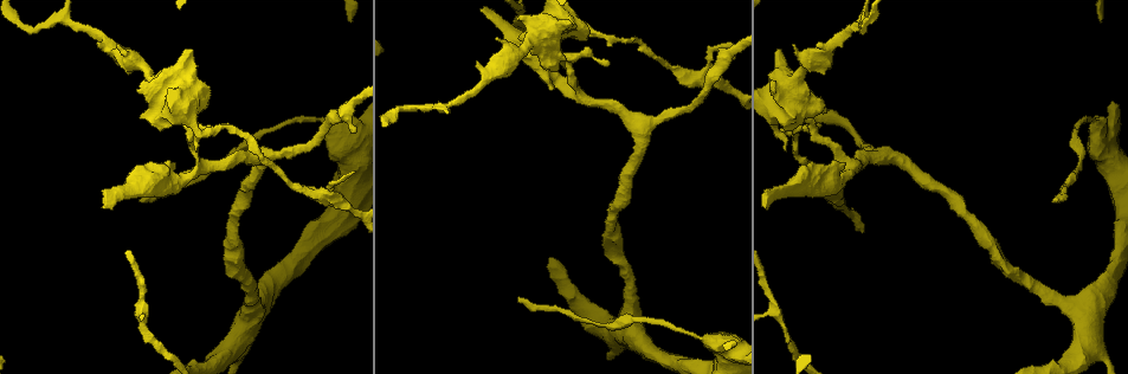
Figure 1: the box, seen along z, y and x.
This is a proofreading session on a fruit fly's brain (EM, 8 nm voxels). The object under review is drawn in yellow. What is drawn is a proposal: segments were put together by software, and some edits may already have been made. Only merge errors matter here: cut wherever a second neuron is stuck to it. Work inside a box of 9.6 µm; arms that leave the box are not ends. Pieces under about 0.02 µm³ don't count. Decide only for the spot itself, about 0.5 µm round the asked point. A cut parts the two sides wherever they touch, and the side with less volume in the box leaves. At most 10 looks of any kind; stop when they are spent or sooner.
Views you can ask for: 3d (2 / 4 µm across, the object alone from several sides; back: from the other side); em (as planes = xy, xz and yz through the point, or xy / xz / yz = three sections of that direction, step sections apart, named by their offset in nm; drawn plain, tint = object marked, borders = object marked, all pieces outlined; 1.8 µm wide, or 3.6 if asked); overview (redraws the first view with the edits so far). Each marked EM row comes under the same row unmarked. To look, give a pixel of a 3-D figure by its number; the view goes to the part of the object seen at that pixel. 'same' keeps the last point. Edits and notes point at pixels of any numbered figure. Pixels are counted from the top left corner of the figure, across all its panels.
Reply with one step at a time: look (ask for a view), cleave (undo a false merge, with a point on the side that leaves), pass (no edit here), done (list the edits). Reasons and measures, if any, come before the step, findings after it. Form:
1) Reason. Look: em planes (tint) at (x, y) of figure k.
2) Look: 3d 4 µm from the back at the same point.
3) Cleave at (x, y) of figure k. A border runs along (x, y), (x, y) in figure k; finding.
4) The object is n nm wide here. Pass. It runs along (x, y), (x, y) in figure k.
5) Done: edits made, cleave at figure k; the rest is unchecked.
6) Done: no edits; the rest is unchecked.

Look: em planes (tint) at (64, 21) of figure 1.

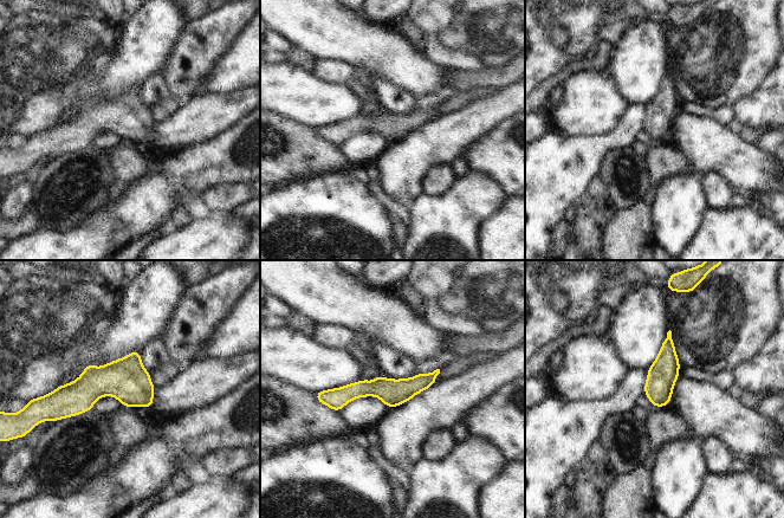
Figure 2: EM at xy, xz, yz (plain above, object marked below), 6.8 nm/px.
Pass. It runs along (432, 376), (322, 399) in figure 2; continuous, no second neuron.

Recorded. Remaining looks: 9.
Thick turns thin. Look: em planes (tint) at (192, 153) of figure 1.

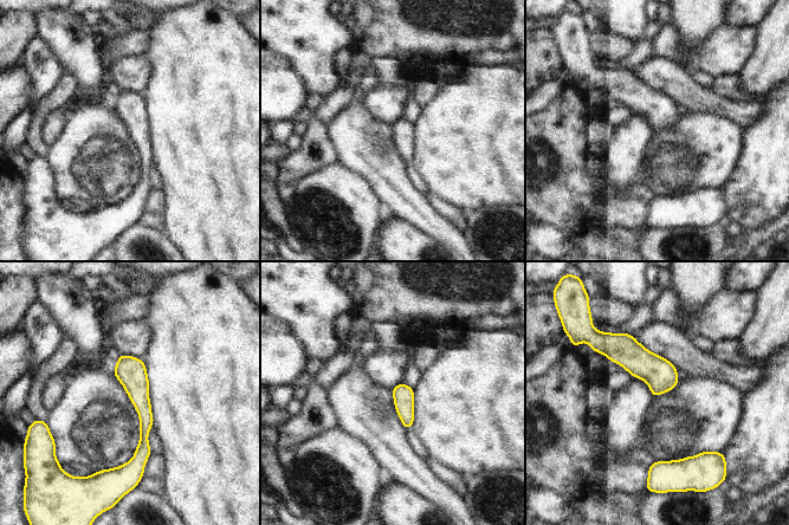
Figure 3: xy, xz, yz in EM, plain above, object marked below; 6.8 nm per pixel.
Pass. It runs along (123, 357), (144, 409), (134, 465) in figure 3; one neuron here.

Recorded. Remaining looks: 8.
Calibre changes. Look: em 3.6 µm yz step 4 (tint) at (703, 78) of figure 1.

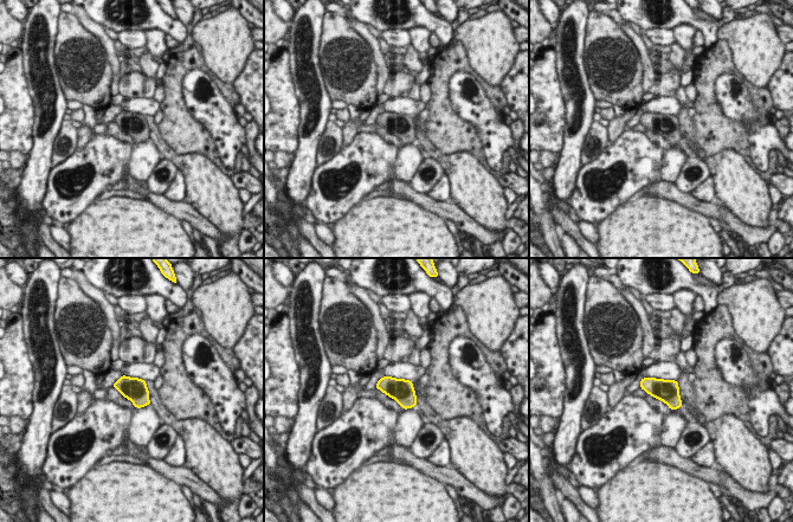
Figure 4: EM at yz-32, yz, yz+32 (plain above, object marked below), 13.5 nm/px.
The object is 320 nm wide here. Pass. All the same neuron.

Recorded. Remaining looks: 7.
Look: 3d 4 µm from the back at (519, 21) of figure 1.

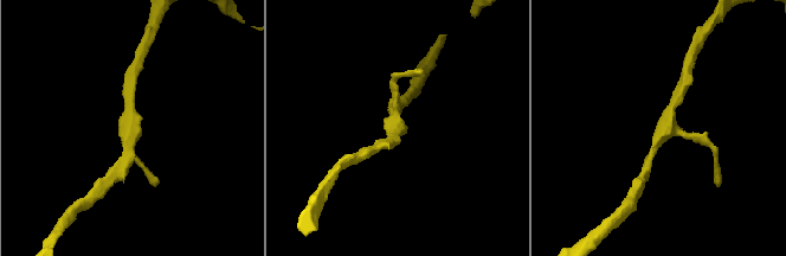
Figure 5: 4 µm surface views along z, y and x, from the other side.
Look: em xz step 8 (tint) at (668, 126) of figure 5.

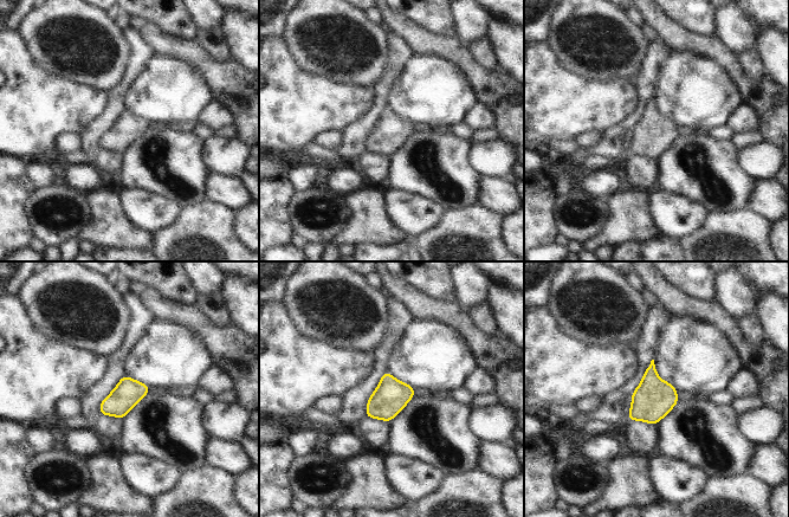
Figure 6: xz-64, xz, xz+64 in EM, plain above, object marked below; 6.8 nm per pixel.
Cut it another way. Look: em planes (borders) at the same point.

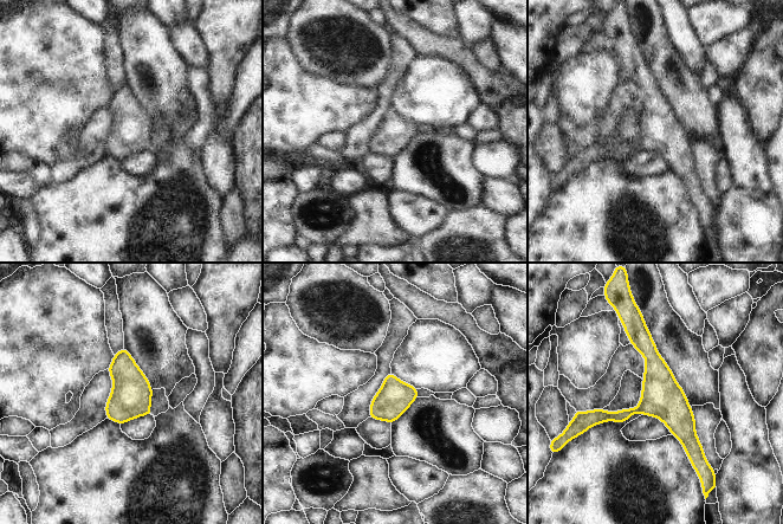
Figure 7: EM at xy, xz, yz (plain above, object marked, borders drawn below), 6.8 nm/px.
Pass. It runs along (642, 327), (660, 393), (694, 457) in figure 7; continuous, no second neuron.

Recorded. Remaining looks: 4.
Done: no edits; the rest is unchecked.

